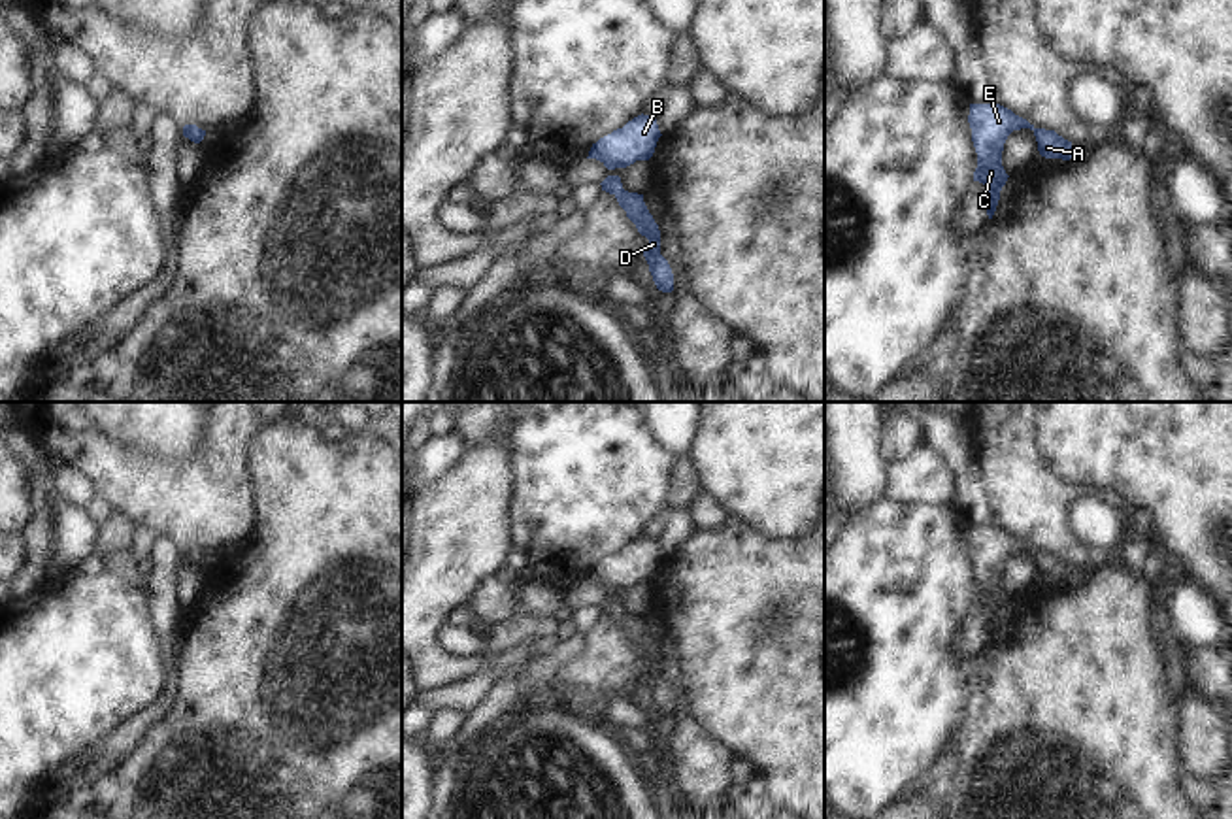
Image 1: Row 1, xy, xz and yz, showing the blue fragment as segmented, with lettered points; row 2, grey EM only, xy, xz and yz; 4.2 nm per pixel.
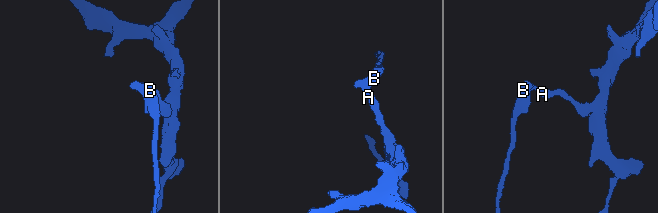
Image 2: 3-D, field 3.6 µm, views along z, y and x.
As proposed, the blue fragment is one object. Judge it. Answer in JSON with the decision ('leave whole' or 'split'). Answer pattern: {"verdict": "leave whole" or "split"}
{"verdict": "leave whole"}

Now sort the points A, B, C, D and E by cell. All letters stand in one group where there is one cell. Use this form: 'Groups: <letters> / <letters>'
Groups: A B C D E

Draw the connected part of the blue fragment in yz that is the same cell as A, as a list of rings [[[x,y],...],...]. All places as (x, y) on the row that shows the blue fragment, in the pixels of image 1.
[[[996,102],[970,104],[968,123],[977,153],[974,181],[983,183],[985,192],[991,196],[987,204],[989,219],[994,215],[1000,200],[1000,191],[1009,177],[1002,166],[1002,151],[1007,136],[1013,130],[1030,128],[1036,136],[1038,151],[1045,159],[1070,160],[1074,155],[1072,142],[1064,140],[1055,130],[1036,128],[1026,119],[1015,115],[1011,109]]]

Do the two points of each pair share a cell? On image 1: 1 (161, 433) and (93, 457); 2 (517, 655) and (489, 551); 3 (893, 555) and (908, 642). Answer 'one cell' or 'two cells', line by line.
1: two cells
2: one cell
3: one cell

